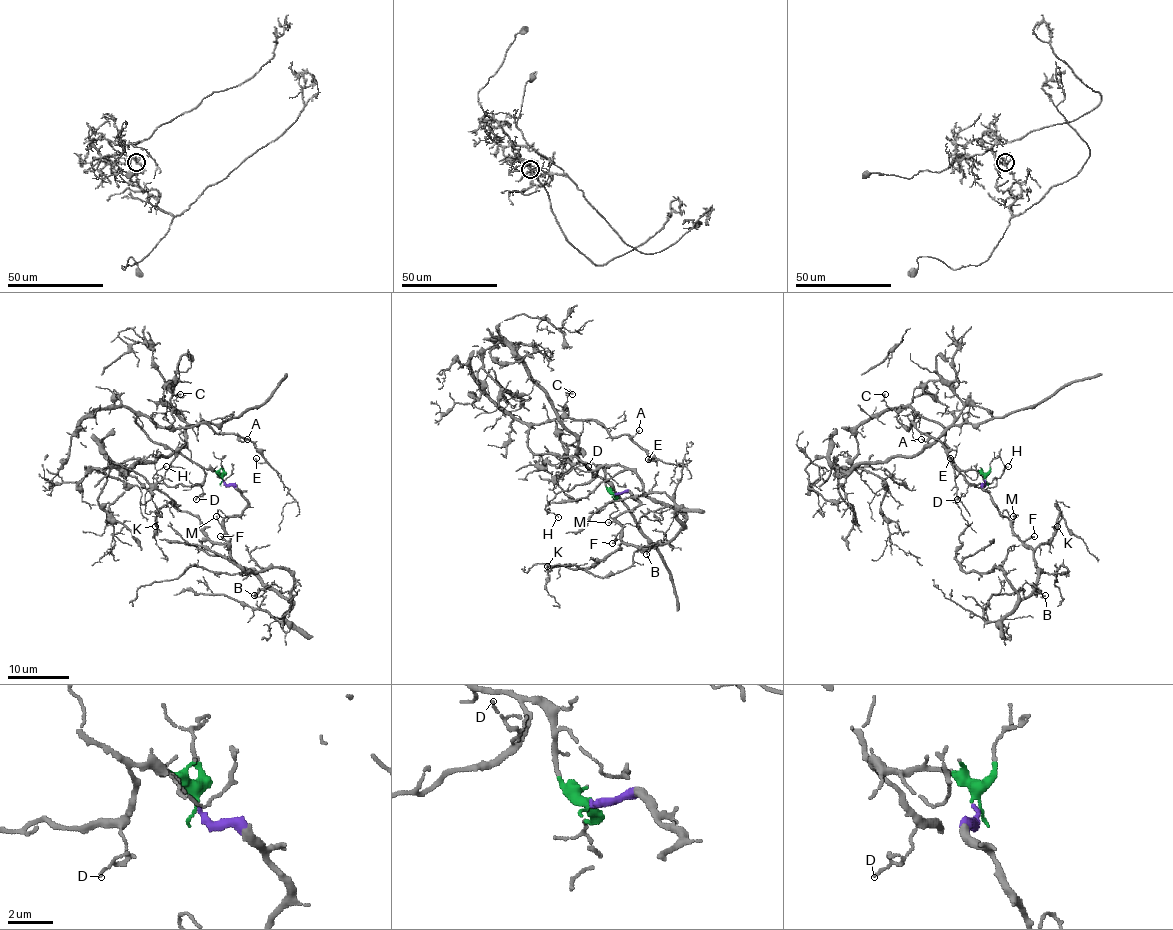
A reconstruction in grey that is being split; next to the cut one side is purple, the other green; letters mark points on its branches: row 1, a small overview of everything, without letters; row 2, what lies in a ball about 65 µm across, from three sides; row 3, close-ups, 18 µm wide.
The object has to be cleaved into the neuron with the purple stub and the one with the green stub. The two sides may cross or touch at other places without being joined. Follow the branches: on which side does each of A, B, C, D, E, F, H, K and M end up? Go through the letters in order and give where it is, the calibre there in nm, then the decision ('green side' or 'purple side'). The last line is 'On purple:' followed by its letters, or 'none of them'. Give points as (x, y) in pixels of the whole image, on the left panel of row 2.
A: (247, 439) | 100 nm | green side
B: (254, 595) | 160 nm | purple side
C: (180, 394) | 140 nm | green side
D: (196, 499) | 80 nm | green side
E: (256, 458) | 110 nm | green side
F: (220, 536) | 240 nm | purple side
H: (166, 466) | 110 nm | green side
K: (155, 526) | 110 nm | purple side
M: (216, 516) | 100 nm | purple side
On purple: B, F, K, M

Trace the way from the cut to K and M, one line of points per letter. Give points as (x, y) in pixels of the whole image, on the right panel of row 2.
K: (985, 481), (982, 488), (1008, 519), (1011, 531), (1033, 548), (1051, 539), (1059, 517), (1057, 504), (1057, 527)
M: (985, 481), (982, 488), (995, 507), (1013, 523), (1013, 516)

